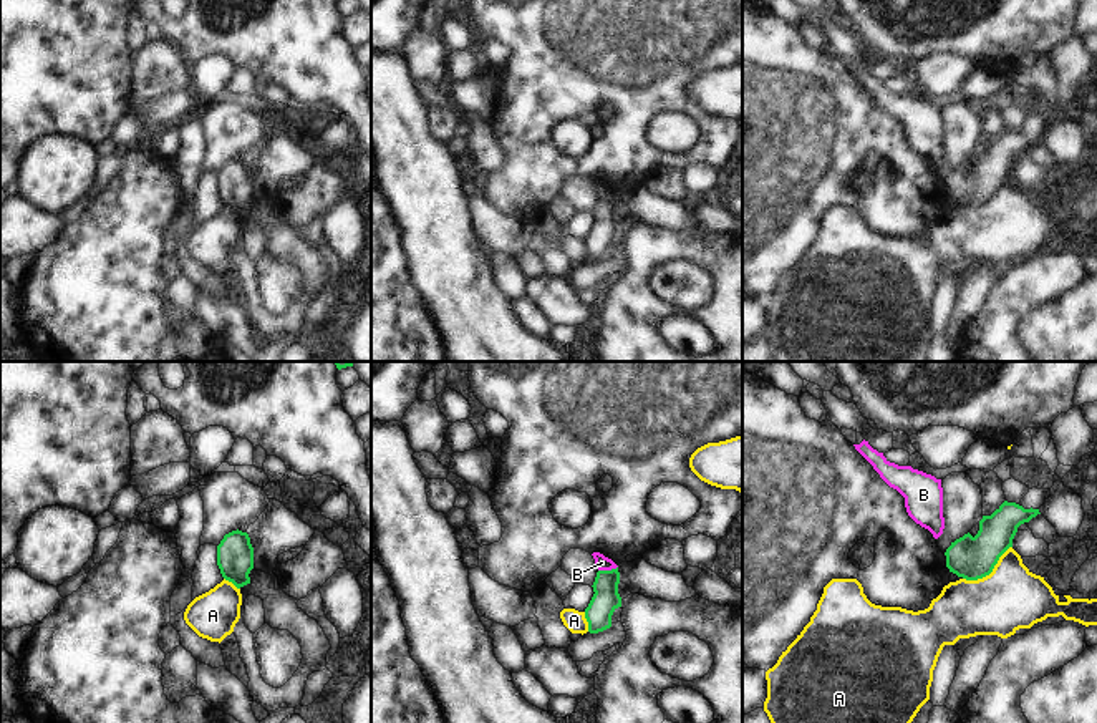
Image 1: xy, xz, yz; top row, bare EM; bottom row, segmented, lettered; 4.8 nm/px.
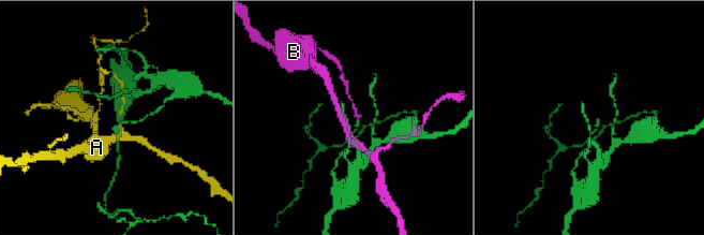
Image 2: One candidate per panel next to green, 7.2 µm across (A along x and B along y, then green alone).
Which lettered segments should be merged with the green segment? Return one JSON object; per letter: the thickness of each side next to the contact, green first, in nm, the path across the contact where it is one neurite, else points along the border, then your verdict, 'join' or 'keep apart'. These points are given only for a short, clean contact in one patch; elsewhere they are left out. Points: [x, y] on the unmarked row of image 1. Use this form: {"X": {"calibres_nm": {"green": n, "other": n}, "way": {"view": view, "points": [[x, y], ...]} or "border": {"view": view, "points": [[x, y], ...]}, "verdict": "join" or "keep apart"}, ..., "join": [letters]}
{"A": {"calibres_nm": {"green": 200, "other": 320}, "verdict": "keep apart"}, "B": {"calibres_nm": {"green": 130, "other": 70}, "border": {"view": "xz", "points": [[617, 194], [599, 199]]}, "verdict": "keep apart"}, "join": []}

